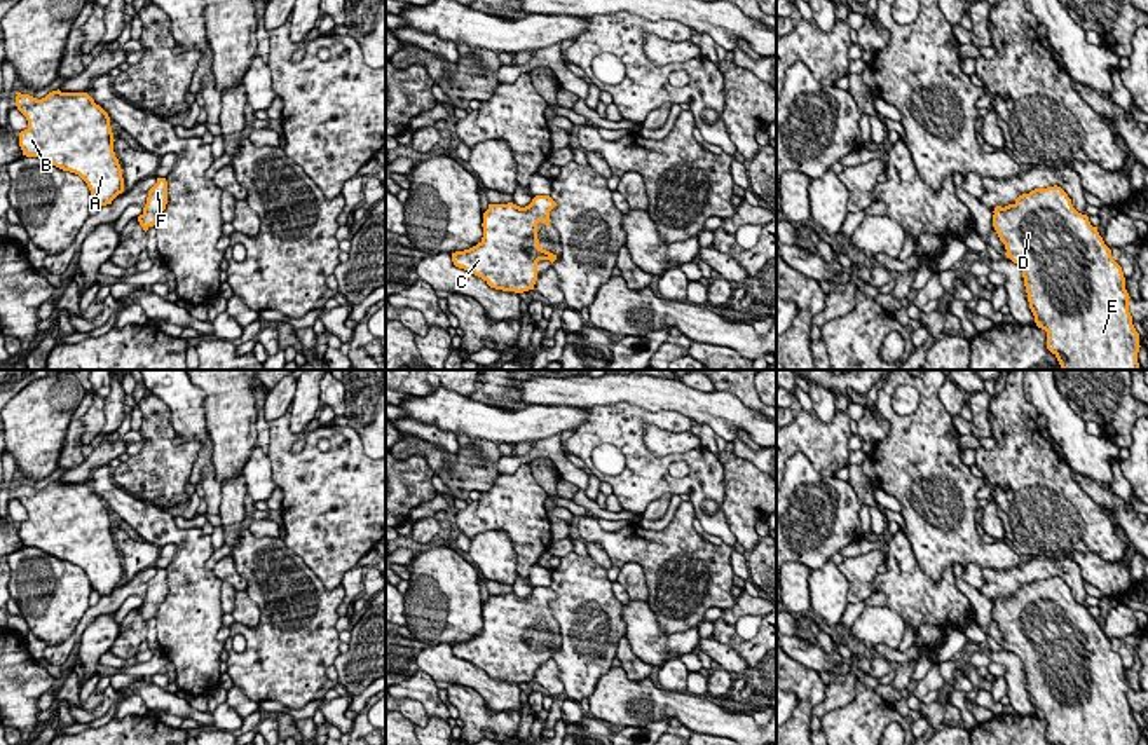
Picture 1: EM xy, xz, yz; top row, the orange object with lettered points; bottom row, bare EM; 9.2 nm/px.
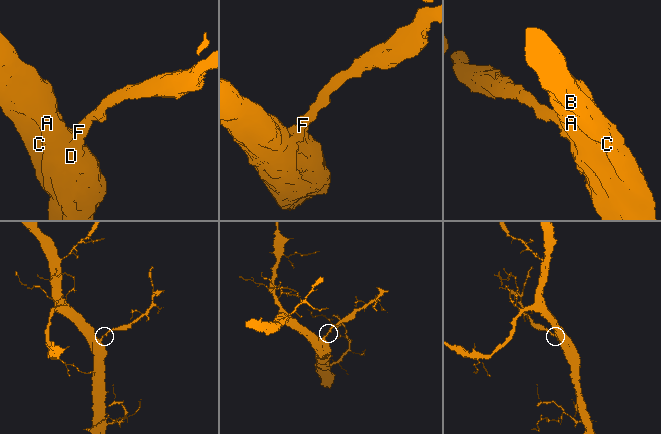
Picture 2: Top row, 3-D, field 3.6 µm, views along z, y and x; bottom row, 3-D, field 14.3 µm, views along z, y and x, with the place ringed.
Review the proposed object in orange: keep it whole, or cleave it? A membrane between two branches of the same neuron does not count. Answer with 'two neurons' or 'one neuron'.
one neuron

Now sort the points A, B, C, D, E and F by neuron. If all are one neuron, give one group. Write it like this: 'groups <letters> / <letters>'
groups A B C D E F

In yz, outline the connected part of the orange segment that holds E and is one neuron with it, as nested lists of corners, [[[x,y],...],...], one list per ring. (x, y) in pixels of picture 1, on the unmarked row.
[[[1054,576],[1022,584],[1014,595],[996,597],[993,618],[1005,635],[1007,649],[1022,661],[1029,700],[1038,719],[1047,722],[1047,740],[1052,745],[1138,745],[1139,724],[1129,703],[1129,684],[1122,658],[1113,651],[1111,640],[1092,618],[1087,605],[1078,604],[1068,584]]]

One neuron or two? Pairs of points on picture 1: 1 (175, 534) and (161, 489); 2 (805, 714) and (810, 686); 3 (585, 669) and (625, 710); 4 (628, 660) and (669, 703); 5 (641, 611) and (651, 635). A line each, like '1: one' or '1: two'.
1: two
2: one
3: two
4: two
5: one

